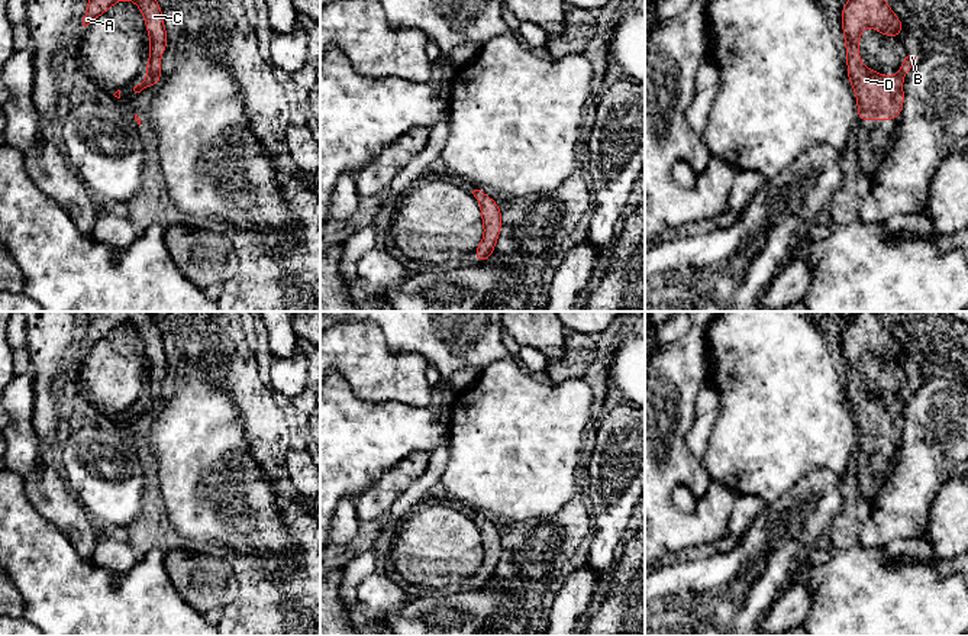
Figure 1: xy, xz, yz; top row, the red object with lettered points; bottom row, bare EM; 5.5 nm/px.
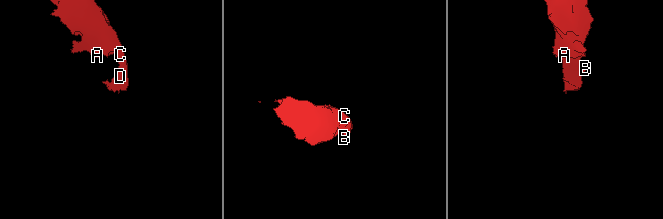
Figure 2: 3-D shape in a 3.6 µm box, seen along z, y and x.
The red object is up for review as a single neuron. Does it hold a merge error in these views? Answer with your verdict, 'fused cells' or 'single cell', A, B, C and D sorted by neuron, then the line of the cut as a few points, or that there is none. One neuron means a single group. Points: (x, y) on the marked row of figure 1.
single cell; groups A B C D; cut none

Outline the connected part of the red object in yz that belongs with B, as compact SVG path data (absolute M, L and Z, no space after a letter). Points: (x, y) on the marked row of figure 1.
M848 0L842 9L846 67L856 94L858 122L891 120L903 110L903 78L920 57L916 52L906 54L900 71L891 77L869 70L859 58L859 38L865 28L893 38L903 32L903 25L885 0Z

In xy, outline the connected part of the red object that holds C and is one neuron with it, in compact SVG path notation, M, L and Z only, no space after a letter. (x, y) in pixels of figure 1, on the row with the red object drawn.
M132 0L142 12L151 42L149 59L146 65L146 78L130 87L133 97L138 97L145 87L154 87L161 80L161 55L167 48L167 32L161 7L157 0Z

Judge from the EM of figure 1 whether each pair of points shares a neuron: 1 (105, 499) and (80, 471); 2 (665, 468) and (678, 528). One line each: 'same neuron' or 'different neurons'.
1: same neuron
2: same neuron

